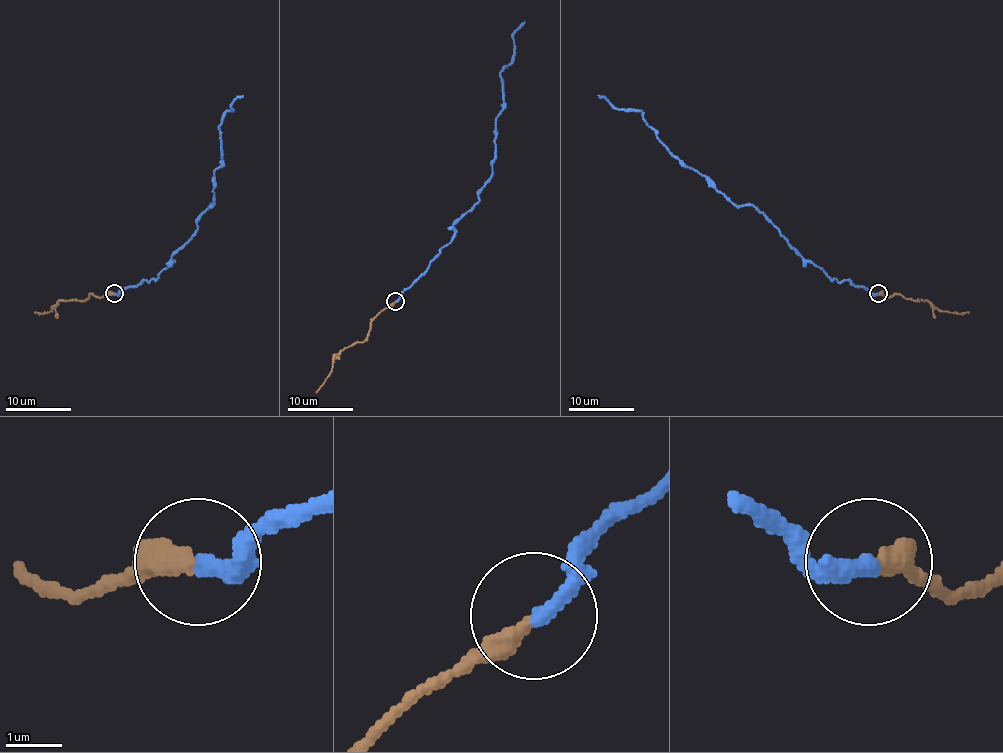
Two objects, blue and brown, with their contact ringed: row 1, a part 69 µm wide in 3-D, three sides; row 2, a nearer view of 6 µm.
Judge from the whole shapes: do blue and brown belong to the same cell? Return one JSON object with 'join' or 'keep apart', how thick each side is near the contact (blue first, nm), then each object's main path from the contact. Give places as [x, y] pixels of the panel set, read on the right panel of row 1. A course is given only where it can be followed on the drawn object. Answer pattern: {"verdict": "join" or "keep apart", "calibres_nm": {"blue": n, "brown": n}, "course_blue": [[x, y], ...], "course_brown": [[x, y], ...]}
{"verdict": "keep apart", "calibres_nm": {"blue": 320, "brown": 360}, "course_blue": [[878, 294], [807, 262], [751, 205], [733, 205], [684, 165], [643, 114], [615, 109], [597, 95]], "course_brown": [[878, 294], [888, 297], [898, 294], [927, 300], [939, 310], [969, 313]]}

